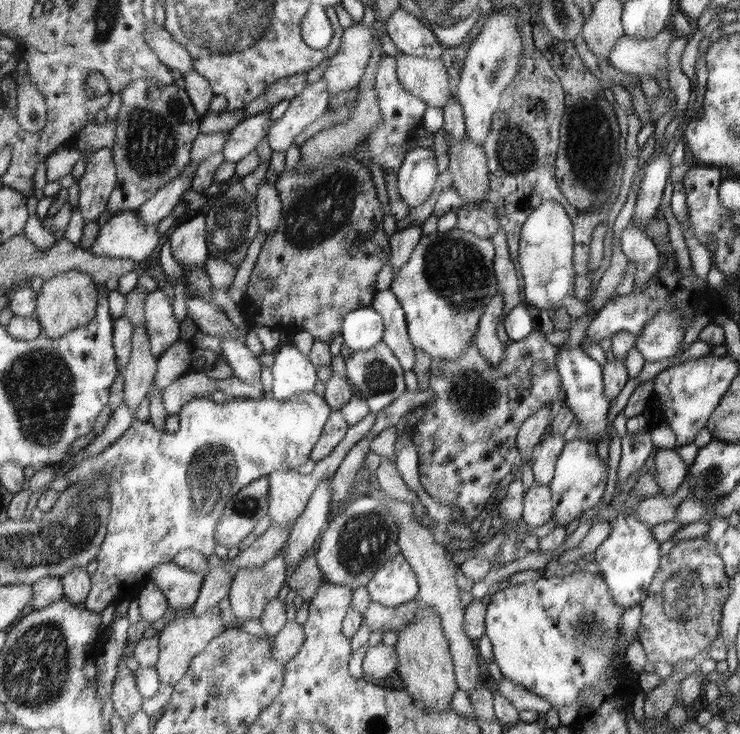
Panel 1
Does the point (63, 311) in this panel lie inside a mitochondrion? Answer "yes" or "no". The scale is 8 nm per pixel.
no

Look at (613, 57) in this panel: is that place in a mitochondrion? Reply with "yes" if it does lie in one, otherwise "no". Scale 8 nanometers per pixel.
no

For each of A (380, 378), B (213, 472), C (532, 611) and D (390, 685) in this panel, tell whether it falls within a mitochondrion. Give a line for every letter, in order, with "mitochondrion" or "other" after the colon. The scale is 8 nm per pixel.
A: mitochondrion
B: mitochondrion
C: other
D: other

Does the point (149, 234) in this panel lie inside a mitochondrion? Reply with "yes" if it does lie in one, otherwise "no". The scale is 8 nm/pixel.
no

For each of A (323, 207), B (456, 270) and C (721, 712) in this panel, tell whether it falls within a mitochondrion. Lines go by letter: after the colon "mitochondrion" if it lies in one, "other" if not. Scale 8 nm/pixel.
A: mitochondrion
B: mitochondrion
C: other

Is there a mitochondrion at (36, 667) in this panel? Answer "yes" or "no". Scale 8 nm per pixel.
yes

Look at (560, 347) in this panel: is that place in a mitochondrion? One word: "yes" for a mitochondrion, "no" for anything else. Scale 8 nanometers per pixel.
no

